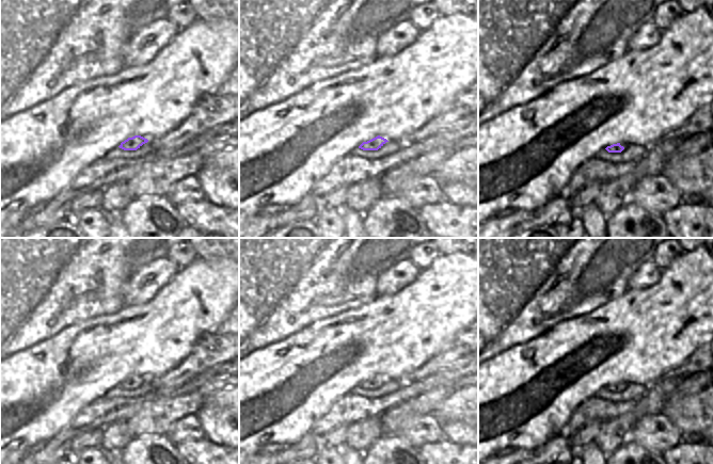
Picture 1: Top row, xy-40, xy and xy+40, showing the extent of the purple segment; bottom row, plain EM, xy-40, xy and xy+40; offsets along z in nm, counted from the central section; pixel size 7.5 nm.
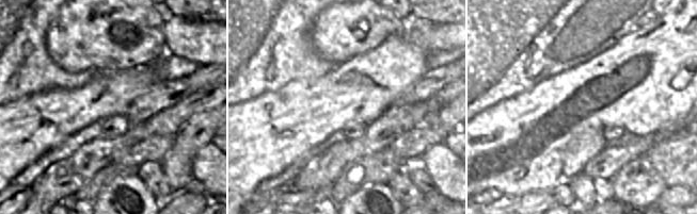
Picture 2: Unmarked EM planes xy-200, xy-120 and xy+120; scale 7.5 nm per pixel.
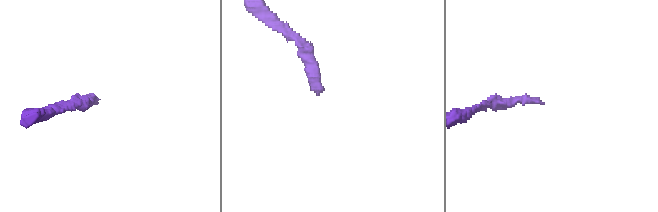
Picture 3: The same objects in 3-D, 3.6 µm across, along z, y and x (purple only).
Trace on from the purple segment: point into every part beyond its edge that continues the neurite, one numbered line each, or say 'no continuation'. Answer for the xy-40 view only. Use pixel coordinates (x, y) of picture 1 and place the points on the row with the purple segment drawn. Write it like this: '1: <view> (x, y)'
no continuation

